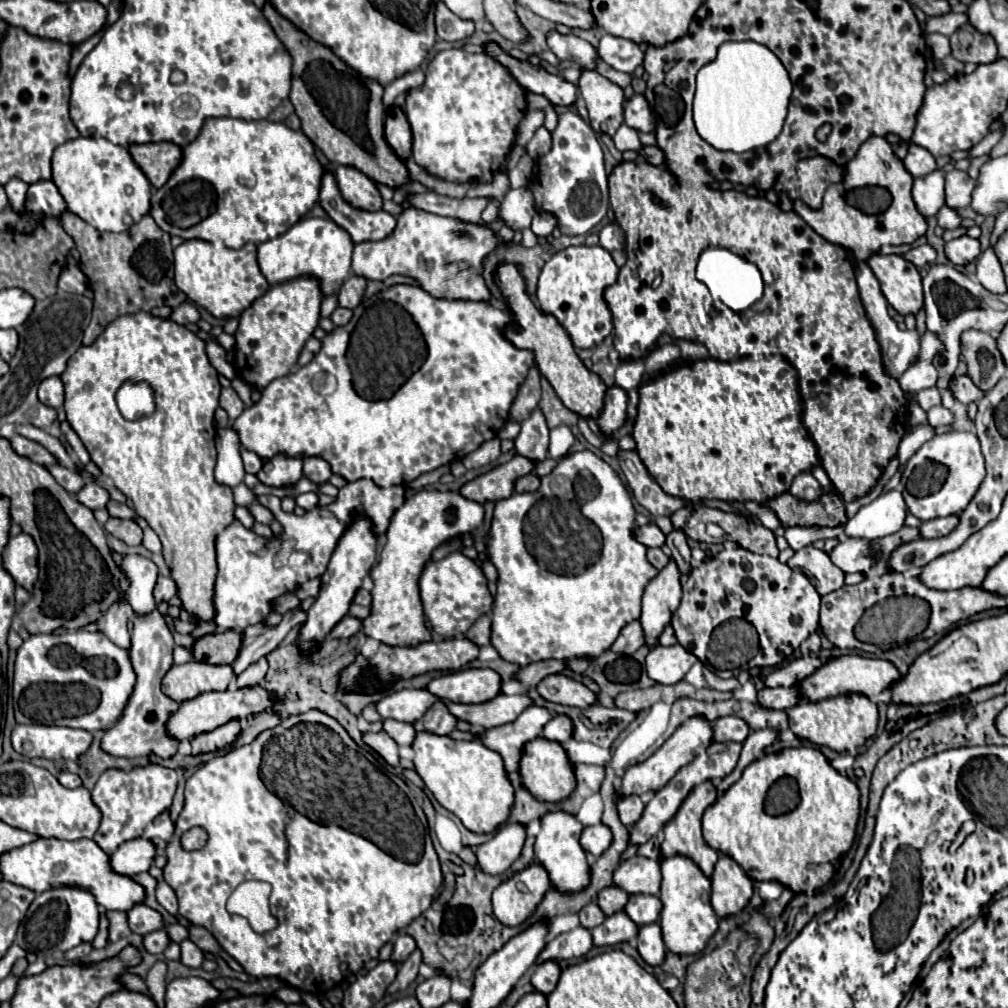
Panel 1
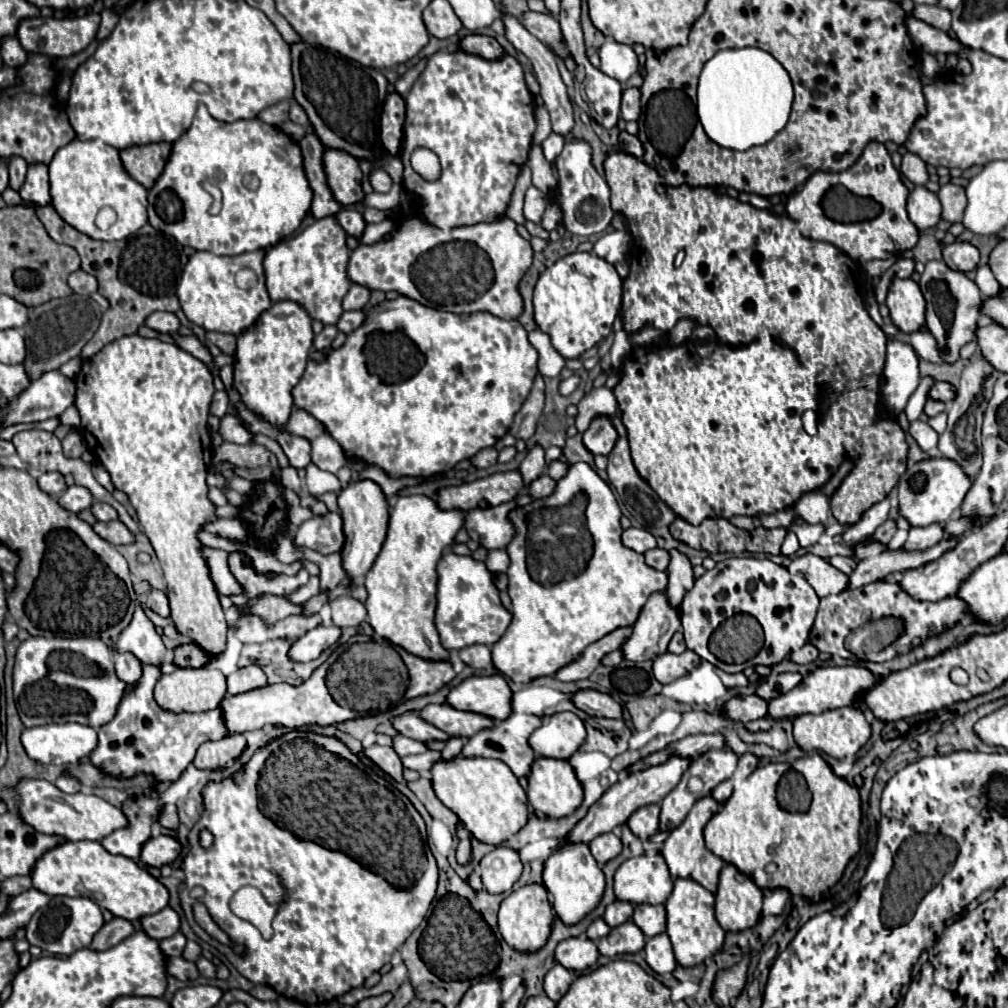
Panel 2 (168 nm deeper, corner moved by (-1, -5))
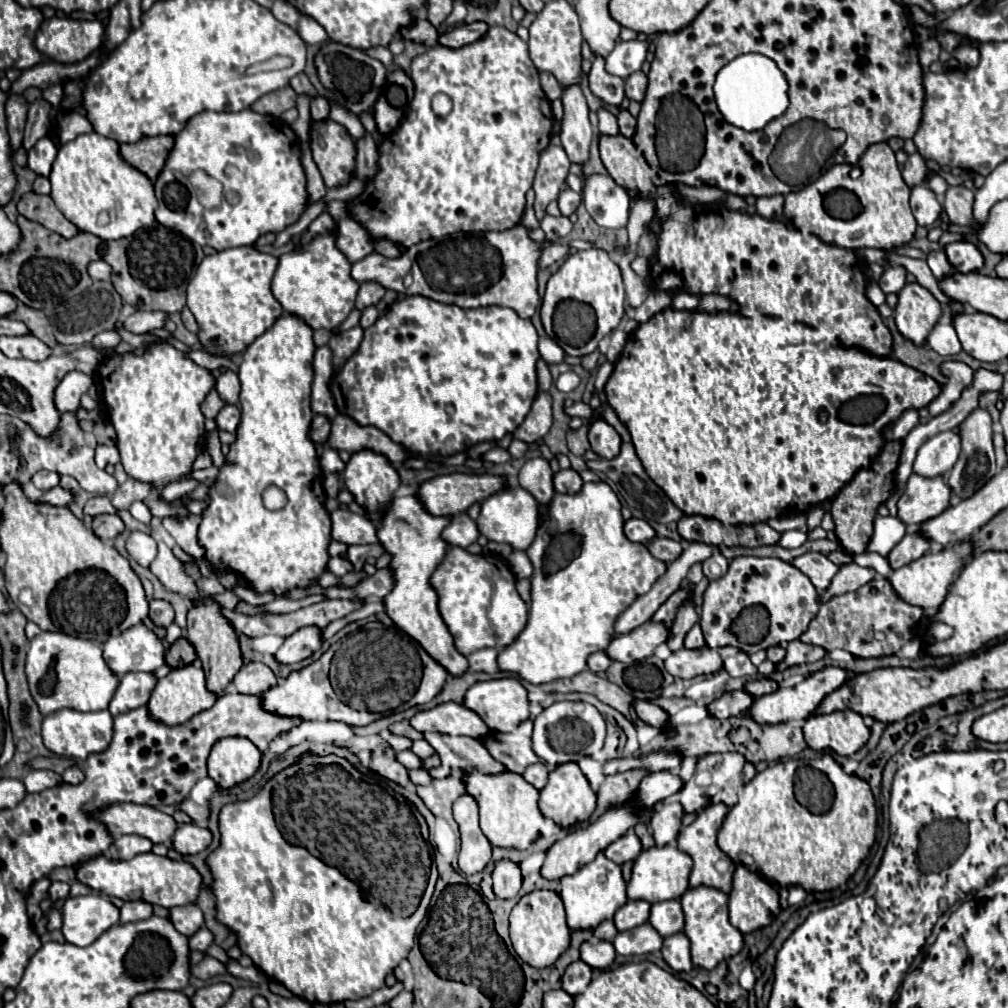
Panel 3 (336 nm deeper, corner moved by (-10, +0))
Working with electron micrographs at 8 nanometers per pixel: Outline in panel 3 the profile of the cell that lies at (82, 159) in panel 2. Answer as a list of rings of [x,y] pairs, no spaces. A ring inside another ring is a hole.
[[[96,132],[80,134],[72,142],[58,150],[48,176],[52,184],[52,200],[58,210],[82,232],[90,232],[102,240],[120,240],[134,234],[138,228],[146,228],[154,222],[154,210],[158,200],[154,196],[152,182],[126,164],[118,154],[118,142],[100,136]],[[98,214],[108,214],[108,224],[98,224]]]

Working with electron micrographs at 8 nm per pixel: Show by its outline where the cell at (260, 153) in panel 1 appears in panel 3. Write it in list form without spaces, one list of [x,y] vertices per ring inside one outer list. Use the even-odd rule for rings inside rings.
[[[240,110],[240,112],[202,112],[190,118],[180,134],[174,136],[174,148],[162,174],[154,182],[158,208],[156,220],[166,226],[182,232],[186,238],[200,246],[212,246],[216,250],[226,250],[234,246],[252,246],[258,236],[266,232],[282,232],[286,226],[294,224],[304,208],[308,206],[308,192],[306,192],[306,174],[300,164],[300,148],[298,138],[292,128],[282,122],[280,118],[270,118],[258,114],[254,110]],[[240,146],[242,152],[234,154],[232,148]],[[236,166],[238,172],[232,172]],[[204,170],[218,182],[222,182],[222,204],[218,208],[204,208],[198,200],[196,188],[190,184],[190,172]]]

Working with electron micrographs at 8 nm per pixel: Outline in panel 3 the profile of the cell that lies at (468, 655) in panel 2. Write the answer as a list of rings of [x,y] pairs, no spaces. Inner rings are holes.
[[[482,648],[482,650],[476,650],[476,652],[472,652],[472,654],[468,656],[470,670],[472,670],[472,672],[494,674],[494,672],[498,670],[496,658],[498,658],[498,650],[496,650],[496,648]]]

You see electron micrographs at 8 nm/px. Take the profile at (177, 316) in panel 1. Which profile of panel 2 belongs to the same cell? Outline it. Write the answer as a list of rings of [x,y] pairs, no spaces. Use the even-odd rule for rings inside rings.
[[[151,313],[145,321],[147,327],[159,331],[159,333],[175,333],[181,327],[181,321],[175,313]]]

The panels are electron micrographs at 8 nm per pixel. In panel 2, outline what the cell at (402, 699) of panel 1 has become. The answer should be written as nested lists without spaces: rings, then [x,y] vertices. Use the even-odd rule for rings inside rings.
[[[405,711],[399,717],[393,719],[393,727],[411,739],[417,741],[429,741],[429,739],[449,739],[447,733],[439,731],[437,727],[433,727],[431,723],[425,723],[425,719],[421,719],[419,711]]]

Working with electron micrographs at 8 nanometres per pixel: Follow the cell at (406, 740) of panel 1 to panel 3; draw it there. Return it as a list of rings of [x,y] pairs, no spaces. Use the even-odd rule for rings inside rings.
[[[416,740],[414,746],[412,746],[412,752],[418,756],[418,758],[428,758],[434,754],[434,748],[426,742],[426,740]]]

